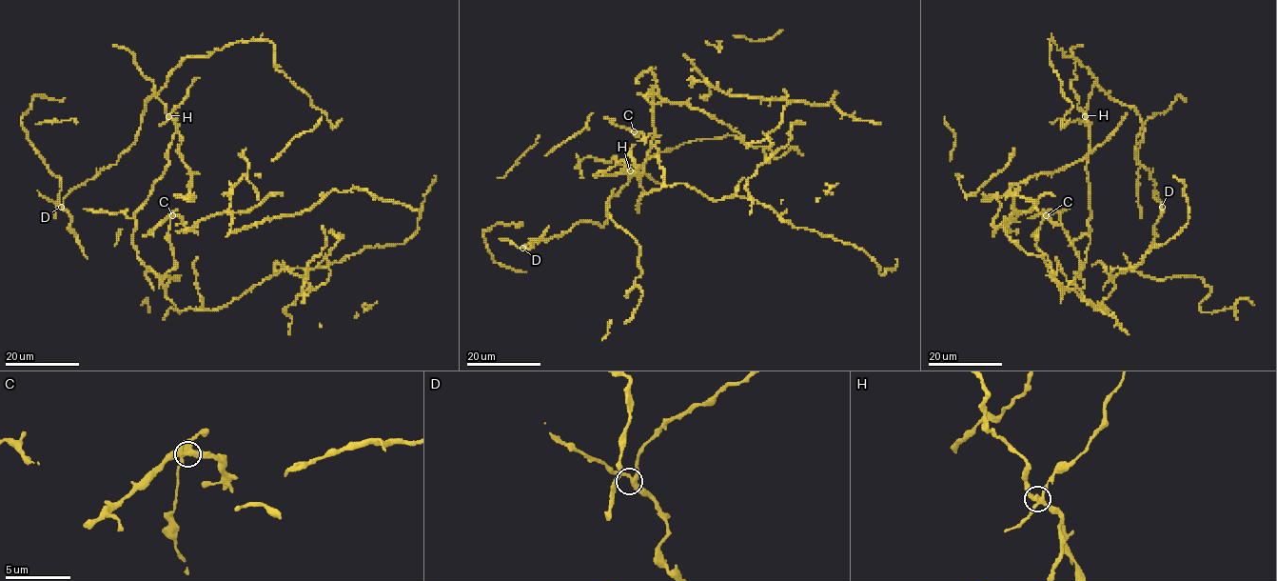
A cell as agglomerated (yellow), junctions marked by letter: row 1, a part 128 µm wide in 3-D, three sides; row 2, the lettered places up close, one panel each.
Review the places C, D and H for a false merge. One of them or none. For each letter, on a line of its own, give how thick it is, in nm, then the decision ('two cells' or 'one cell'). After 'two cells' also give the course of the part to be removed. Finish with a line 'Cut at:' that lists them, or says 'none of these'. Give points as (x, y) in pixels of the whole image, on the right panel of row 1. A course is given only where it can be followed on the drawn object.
C: 360 nm | one cell
D: 320 nm | one cell
H: 300 nm | two cells | (1085, 116), (1088, 99), (1098, 77)
Cut at: H

